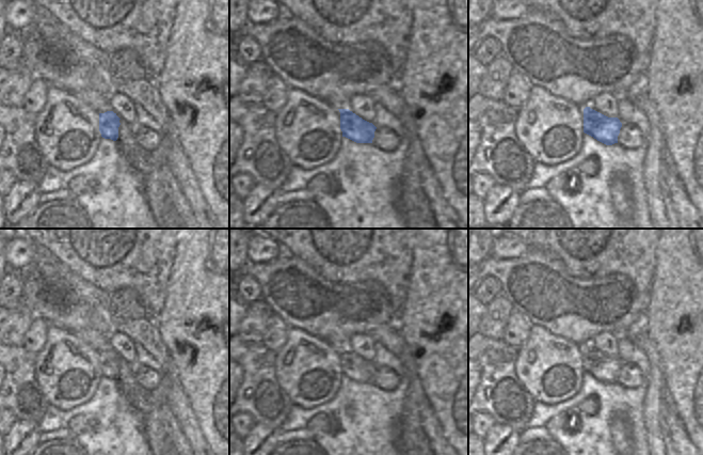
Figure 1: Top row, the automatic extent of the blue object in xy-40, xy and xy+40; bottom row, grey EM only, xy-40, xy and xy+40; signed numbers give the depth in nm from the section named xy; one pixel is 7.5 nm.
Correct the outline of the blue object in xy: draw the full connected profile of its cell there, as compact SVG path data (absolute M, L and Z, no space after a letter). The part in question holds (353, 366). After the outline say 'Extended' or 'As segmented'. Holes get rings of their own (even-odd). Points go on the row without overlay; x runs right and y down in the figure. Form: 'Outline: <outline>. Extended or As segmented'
Outline: M338 348L340 351L340 368L342 376L356 382L372 382L377 366L349 348Z. As segmented.

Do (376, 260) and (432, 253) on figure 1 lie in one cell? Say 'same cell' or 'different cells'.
different cells

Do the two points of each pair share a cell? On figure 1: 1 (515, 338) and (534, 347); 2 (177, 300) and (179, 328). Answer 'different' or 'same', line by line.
1: different
2: same

